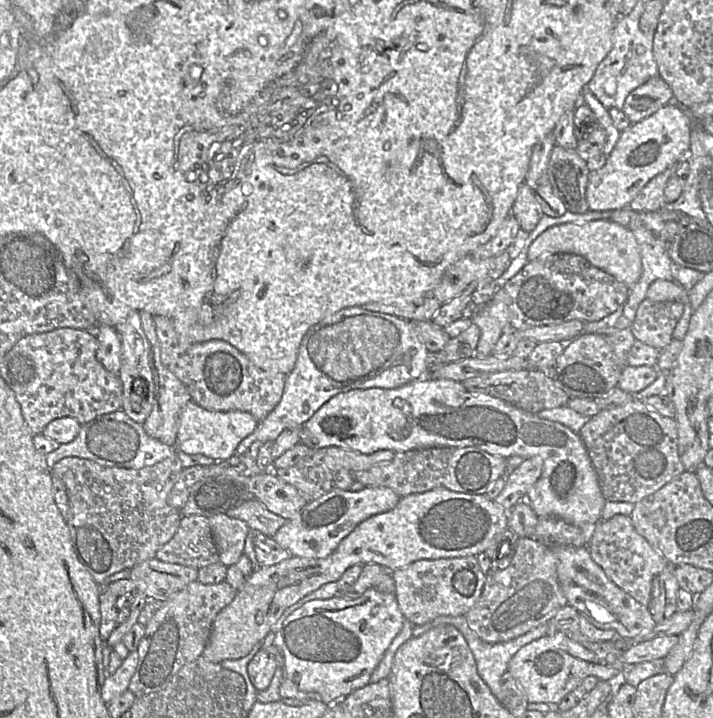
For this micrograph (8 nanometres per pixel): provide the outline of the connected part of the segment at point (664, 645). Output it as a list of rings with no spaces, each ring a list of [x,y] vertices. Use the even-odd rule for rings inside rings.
[[[666,635],[629,645],[624,649],[623,663],[626,666],[633,666],[638,663],[663,660],[678,640],[677,635]]]

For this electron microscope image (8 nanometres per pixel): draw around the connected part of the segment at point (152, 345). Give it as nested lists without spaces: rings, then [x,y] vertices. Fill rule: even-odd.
[[[139,312],[141,327],[149,344],[150,366],[155,384],[155,399],[152,410],[143,427],[146,433],[168,446],[177,446],[179,416],[183,407],[191,401],[191,395],[186,386],[162,363],[159,340],[151,314]]]

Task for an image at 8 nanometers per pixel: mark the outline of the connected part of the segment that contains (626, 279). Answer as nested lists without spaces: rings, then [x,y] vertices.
[[[593,220],[582,224],[565,223],[545,230],[530,246],[528,261],[544,254],[568,253],[587,259],[593,266],[632,287],[642,274],[641,254],[634,234],[609,220]]]

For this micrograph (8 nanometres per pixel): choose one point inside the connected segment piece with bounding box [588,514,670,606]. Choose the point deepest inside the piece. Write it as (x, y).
(626, 557)

